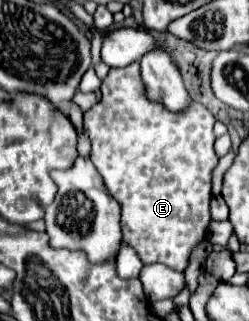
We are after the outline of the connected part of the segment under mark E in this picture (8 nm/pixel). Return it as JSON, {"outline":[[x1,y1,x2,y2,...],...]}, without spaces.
{"outline":[[140,64,126,68,112,68,102,82,102,100,84,114,86,132,90,134,92,152,90,160,102,174,108,192,122,208,122,234,124,242,136,248,144,264,160,262,178,272,188,266,190,250,200,244,210,224,210,198,212,198,212,170,218,164,214,152,214,122,216,118,196,104,188,114,172,114,156,102,144,98,144,86,140,82]]}

